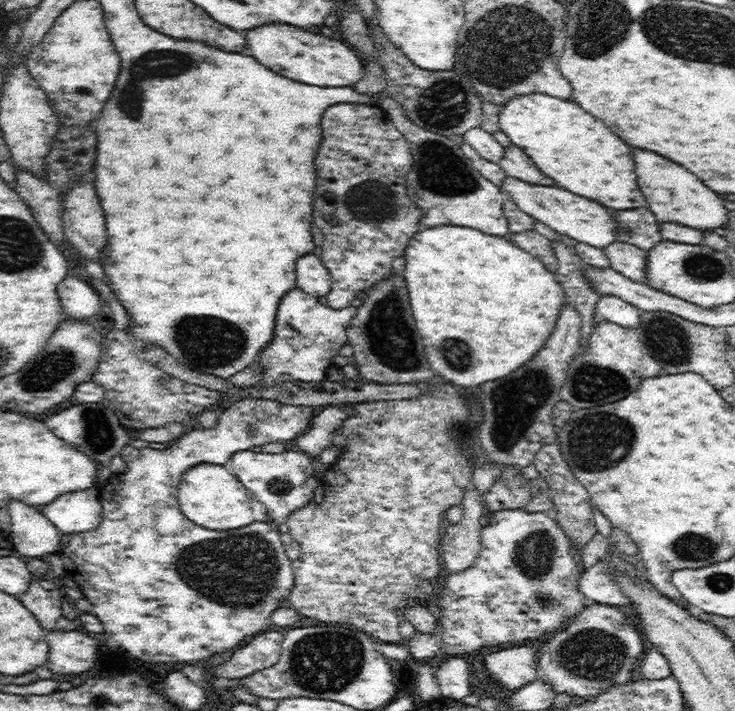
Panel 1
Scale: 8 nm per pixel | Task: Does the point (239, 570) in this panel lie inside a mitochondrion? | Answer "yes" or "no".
yes

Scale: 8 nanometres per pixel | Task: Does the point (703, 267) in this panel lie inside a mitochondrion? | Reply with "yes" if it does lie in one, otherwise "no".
yes

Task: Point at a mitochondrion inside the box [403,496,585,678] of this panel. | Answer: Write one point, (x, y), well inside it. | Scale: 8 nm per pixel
(535, 555)

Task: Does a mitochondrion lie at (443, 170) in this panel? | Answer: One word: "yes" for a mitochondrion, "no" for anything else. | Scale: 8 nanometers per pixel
yes

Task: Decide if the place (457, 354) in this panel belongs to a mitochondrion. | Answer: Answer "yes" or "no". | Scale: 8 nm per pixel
yes

